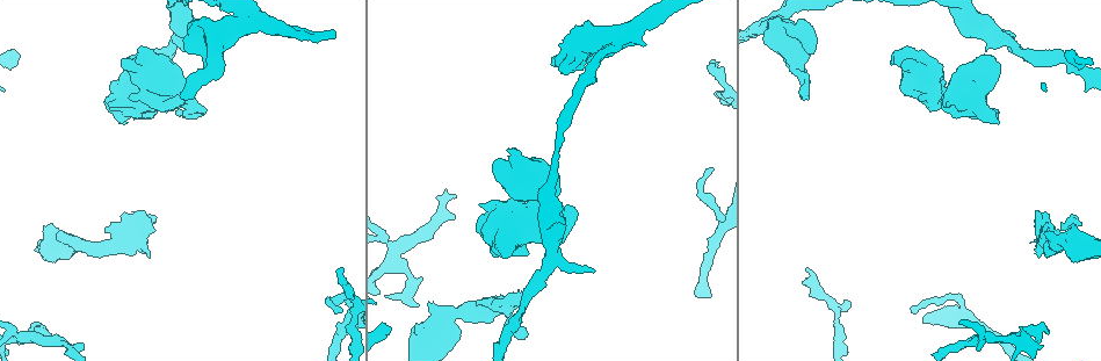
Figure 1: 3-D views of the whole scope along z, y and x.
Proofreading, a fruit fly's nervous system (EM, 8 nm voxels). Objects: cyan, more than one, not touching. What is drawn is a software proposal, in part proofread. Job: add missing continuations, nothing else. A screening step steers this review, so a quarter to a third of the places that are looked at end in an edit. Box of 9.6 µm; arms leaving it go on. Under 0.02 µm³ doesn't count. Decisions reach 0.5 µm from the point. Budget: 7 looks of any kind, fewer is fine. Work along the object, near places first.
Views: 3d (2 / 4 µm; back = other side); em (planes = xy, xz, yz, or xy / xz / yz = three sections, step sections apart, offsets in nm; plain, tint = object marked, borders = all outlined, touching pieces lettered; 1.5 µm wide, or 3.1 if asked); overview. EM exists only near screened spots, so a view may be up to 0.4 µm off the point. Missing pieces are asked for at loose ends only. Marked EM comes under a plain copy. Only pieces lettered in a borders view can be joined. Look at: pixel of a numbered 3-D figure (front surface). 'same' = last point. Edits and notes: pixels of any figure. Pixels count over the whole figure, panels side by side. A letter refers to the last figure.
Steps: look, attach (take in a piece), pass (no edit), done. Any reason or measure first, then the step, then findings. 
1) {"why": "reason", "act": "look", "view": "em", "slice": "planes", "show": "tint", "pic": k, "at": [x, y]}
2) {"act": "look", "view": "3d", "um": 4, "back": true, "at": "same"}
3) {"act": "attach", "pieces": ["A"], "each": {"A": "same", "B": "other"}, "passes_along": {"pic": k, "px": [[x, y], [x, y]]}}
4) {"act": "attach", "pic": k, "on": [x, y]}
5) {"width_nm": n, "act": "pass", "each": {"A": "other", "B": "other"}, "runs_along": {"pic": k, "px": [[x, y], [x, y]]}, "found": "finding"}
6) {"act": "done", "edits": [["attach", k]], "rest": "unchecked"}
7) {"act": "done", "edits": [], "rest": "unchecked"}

{"act": "look", "view": "3d", "um": 4, "pic": 1, "at": [1038, 341]}

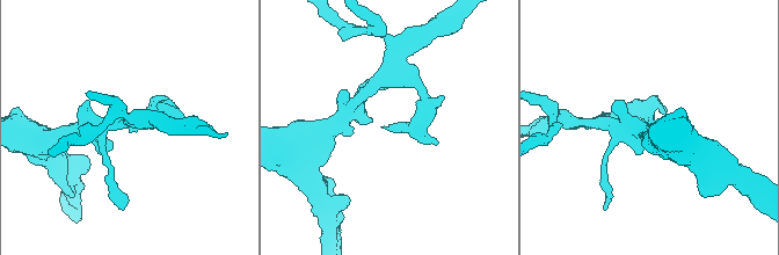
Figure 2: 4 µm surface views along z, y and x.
{"act": "look", "view": "em", "slice": "planes", "show": "borders", "pic": 2, "at": [383, 128]}

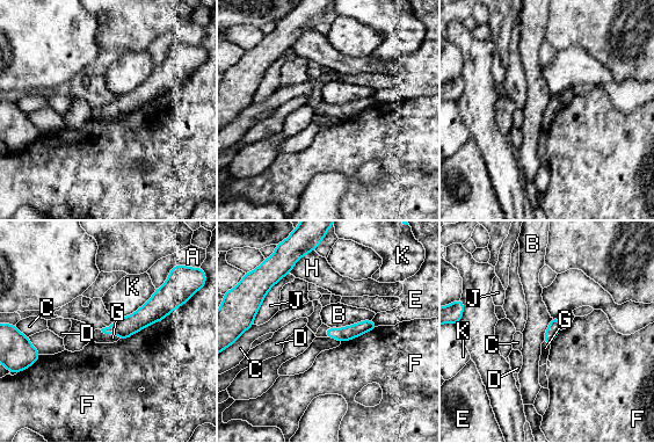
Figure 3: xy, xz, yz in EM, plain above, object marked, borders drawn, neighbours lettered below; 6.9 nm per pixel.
{"act": "attach", "pieces": ["G"], "each": {"A": "other", "B": "other", "C": "other", "D": "other", "E": "other", "F": "other", "G": "same", "H": "other", "J": "other", "K": "other"}, "found": "the cell continues"}

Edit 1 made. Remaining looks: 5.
{"act": "look", "view": "3d", "um": 4, "pic": 1, "at": [893, 60]}

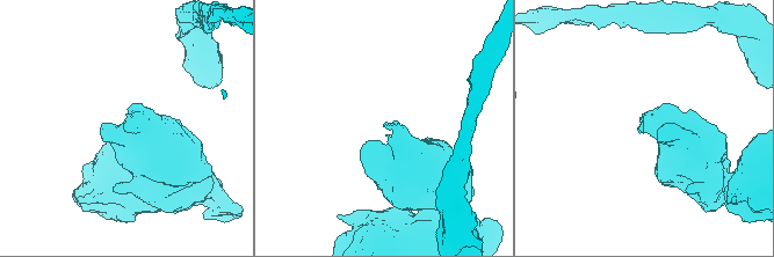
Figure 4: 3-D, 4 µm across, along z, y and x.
{"why": "need the tissue", "act": "look", "view": "em", "slice": "xz", "step": 4, "show": "borders", "pic": 4, "at": [385, 123]}

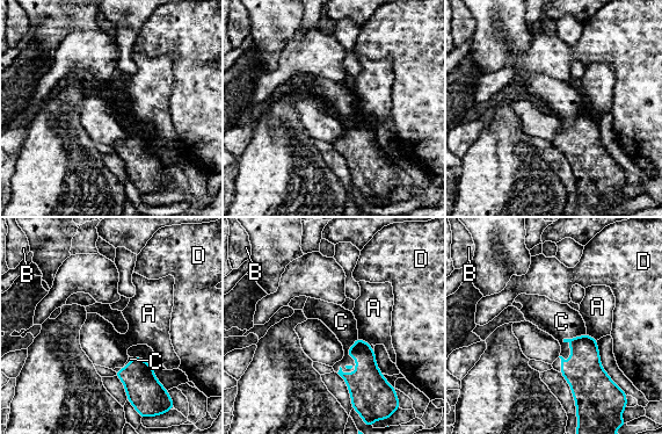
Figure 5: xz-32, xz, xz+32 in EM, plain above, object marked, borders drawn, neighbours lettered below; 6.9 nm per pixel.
{"act": "attach", "pieces": ["C"], "each": {"A": "other", "B": "other", "C": "same", "D": "other"}, "found": "the cell continues"}

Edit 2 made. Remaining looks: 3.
{"act": "done", "edits": [["attach", 3], ["attach", 5]], "rest": "unchecked"}

